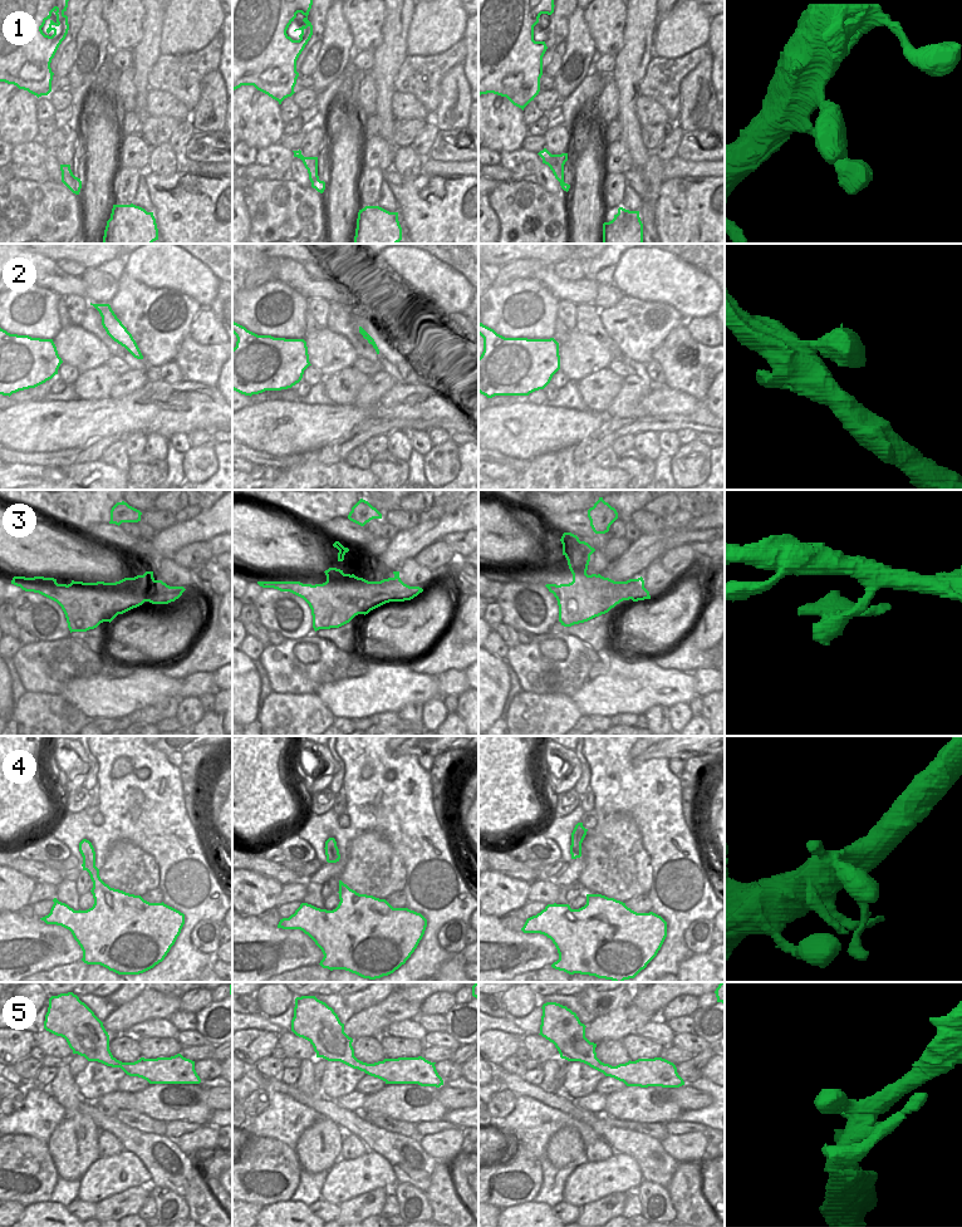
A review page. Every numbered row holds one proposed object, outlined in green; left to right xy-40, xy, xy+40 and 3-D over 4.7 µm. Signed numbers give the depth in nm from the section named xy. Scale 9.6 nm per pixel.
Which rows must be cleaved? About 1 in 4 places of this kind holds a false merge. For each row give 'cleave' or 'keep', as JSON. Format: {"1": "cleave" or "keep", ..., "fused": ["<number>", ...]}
{"1": "keep", "2": "keep", "3": "cleave", "4": "keep", "5": "keep", "fused": ["3"]}

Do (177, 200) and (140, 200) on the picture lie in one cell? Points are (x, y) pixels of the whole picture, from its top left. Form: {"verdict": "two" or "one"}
{"verdict": "two"}

